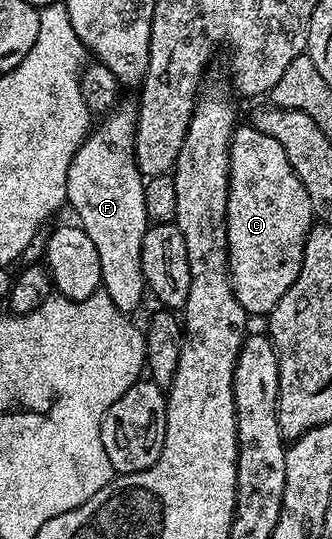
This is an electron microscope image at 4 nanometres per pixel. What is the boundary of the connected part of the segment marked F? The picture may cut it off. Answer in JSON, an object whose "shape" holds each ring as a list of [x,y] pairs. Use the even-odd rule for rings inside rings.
{"shape":[[[118,103],[113,111],[104,117],[101,125],[94,127],[71,158],[71,166],[67,170],[67,204],[77,215],[76,223],[87,232],[95,247],[99,250],[102,280],[100,287],[109,295],[111,302],[120,312],[133,314],[147,296],[145,275],[141,269],[143,254],[143,234],[150,227],[151,221],[147,214],[147,206],[143,206],[145,180],[137,168],[135,158],[135,134],[137,133],[137,109],[131,103]]]}

